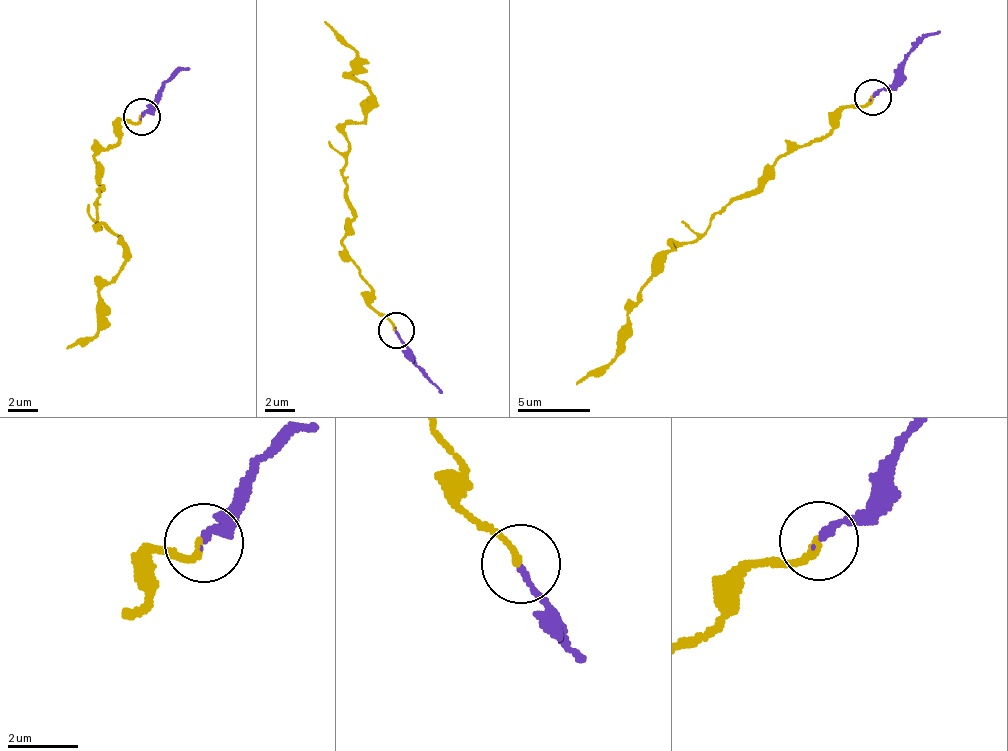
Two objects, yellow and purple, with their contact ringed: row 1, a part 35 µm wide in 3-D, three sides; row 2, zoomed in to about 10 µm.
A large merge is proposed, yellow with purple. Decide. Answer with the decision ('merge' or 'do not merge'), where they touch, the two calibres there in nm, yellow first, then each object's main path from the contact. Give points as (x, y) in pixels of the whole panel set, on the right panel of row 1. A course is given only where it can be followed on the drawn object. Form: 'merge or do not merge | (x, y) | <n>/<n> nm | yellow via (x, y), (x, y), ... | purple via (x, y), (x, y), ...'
merge | (872, 97) | 200/180 nm | yellow via (871, 96), (778, 161), (700, 236), (675, 239), (629, 315), (625, 348), (577, 386) | purple via (872, 96), (893, 80), (909, 52), (941, 31)

